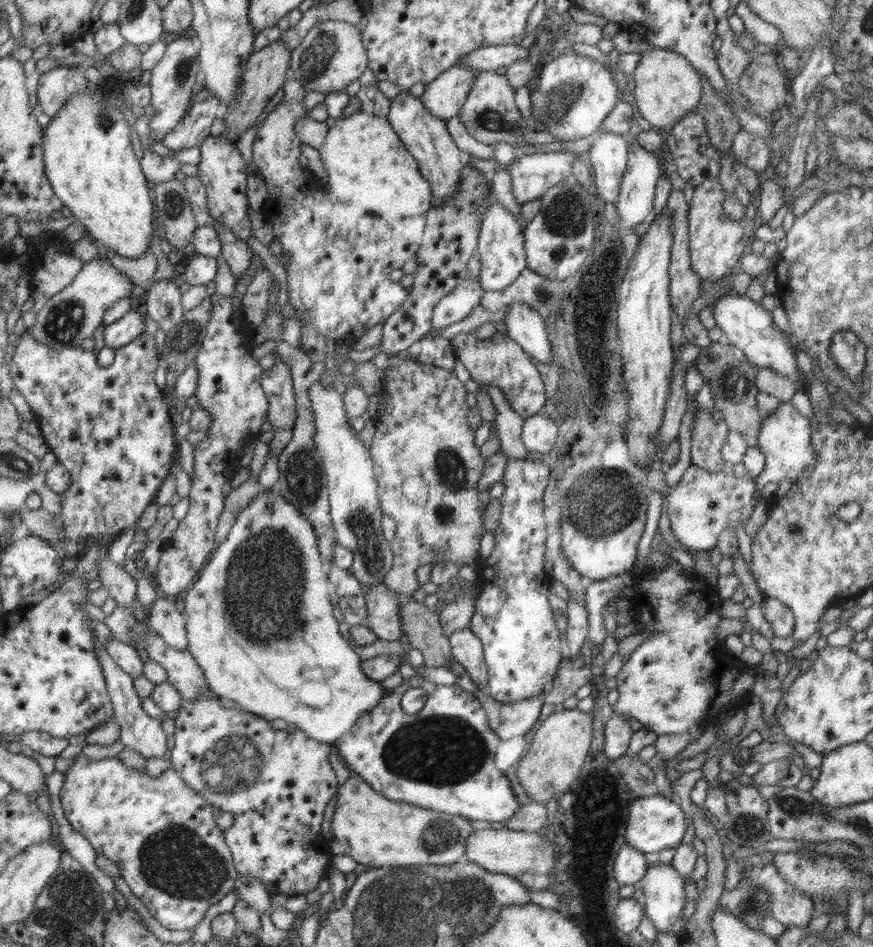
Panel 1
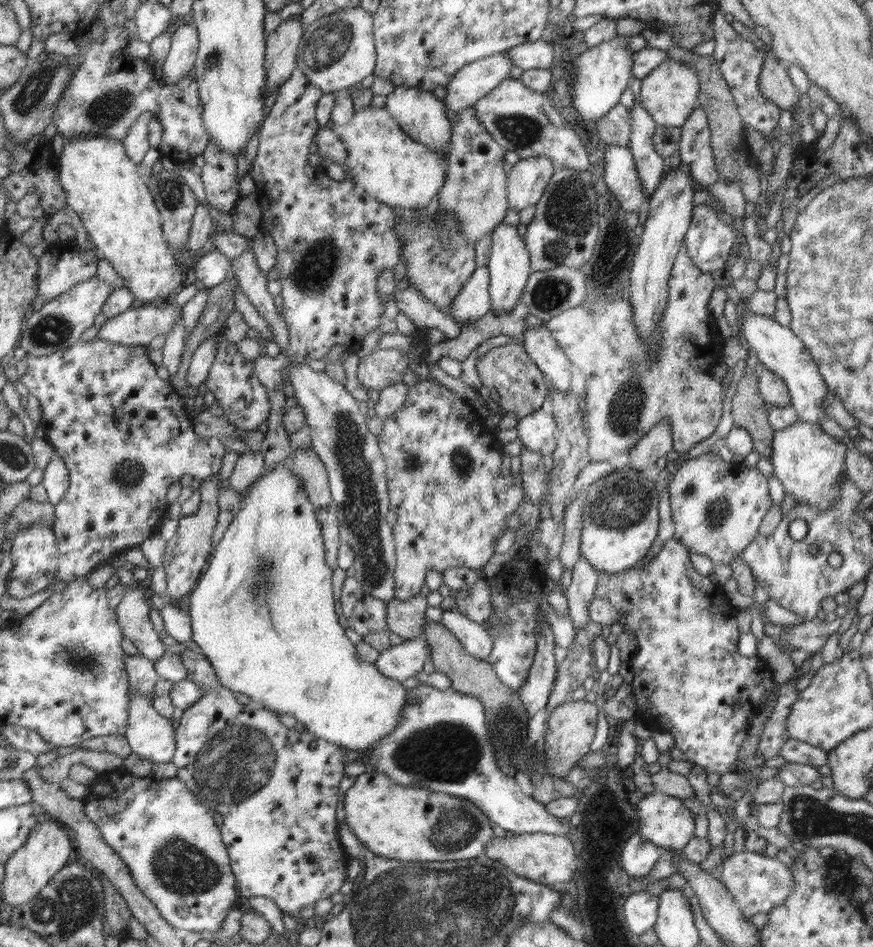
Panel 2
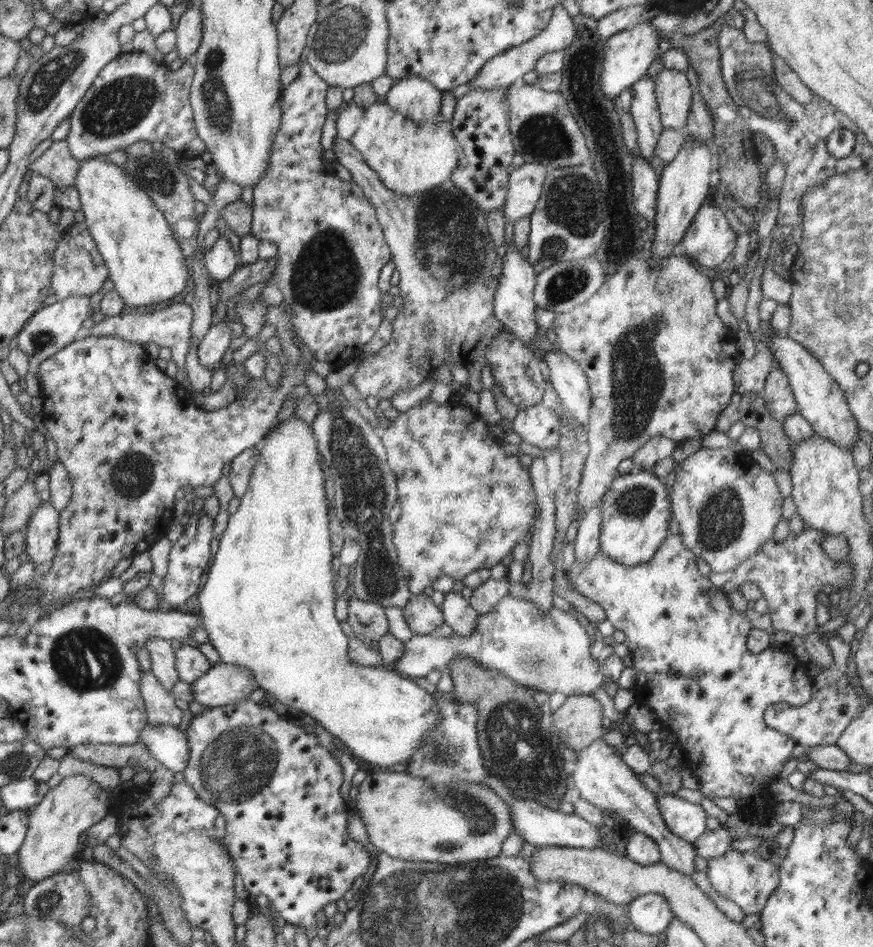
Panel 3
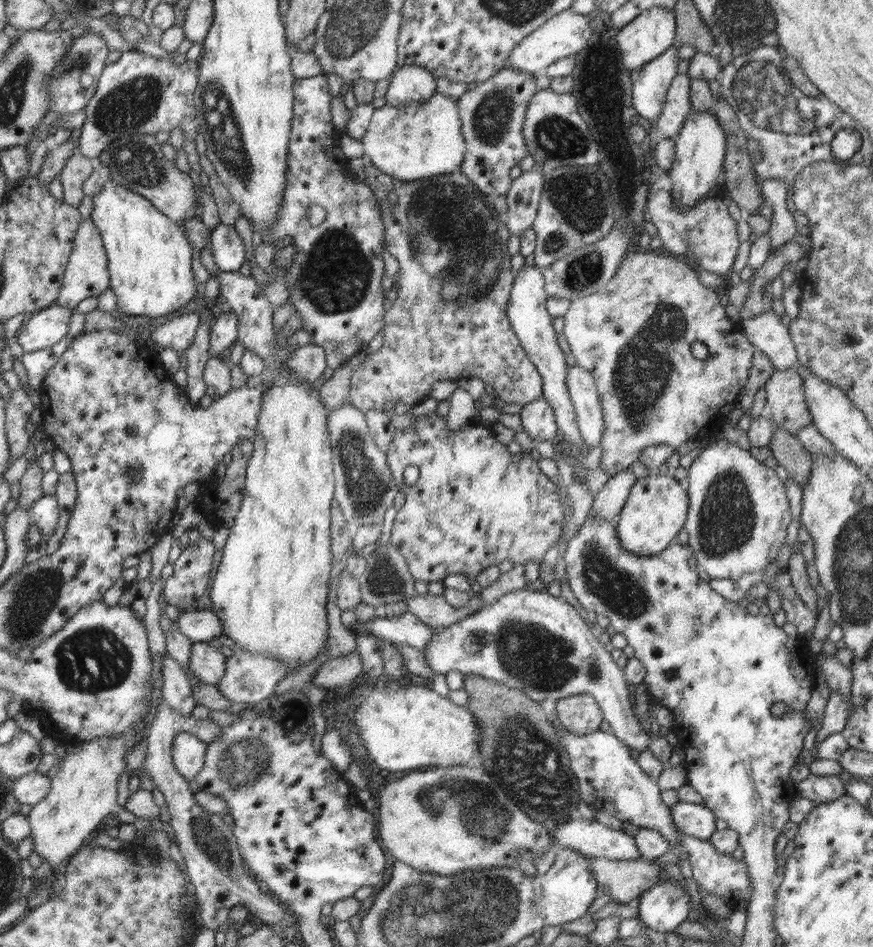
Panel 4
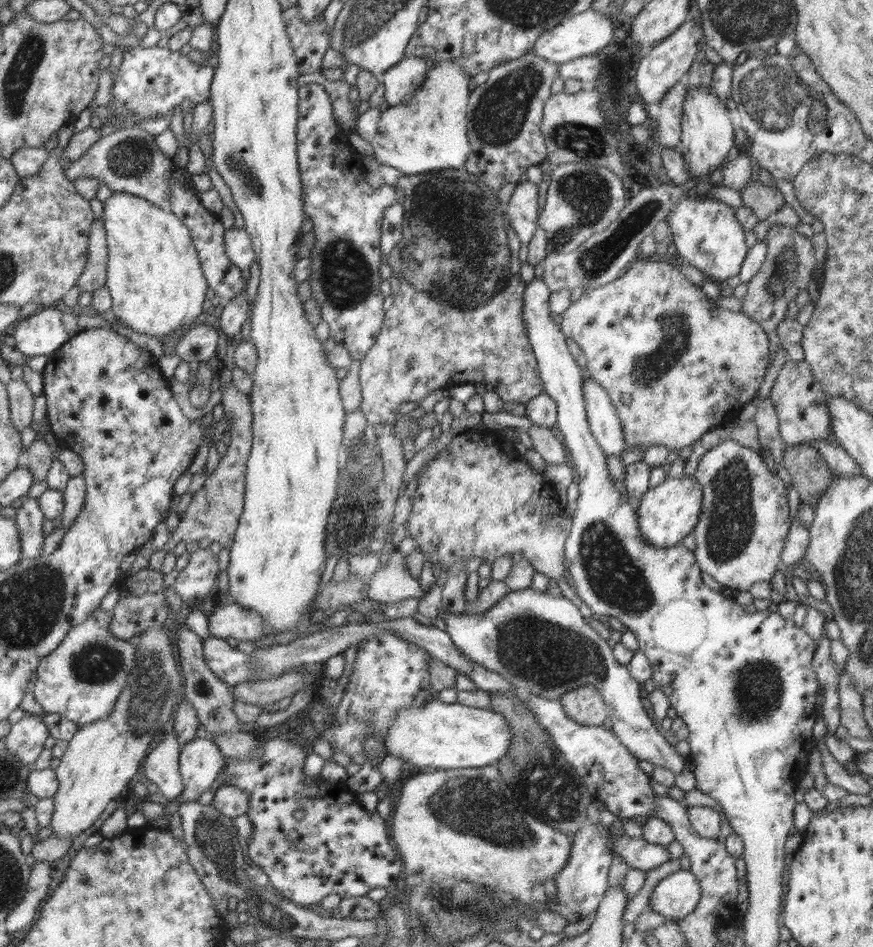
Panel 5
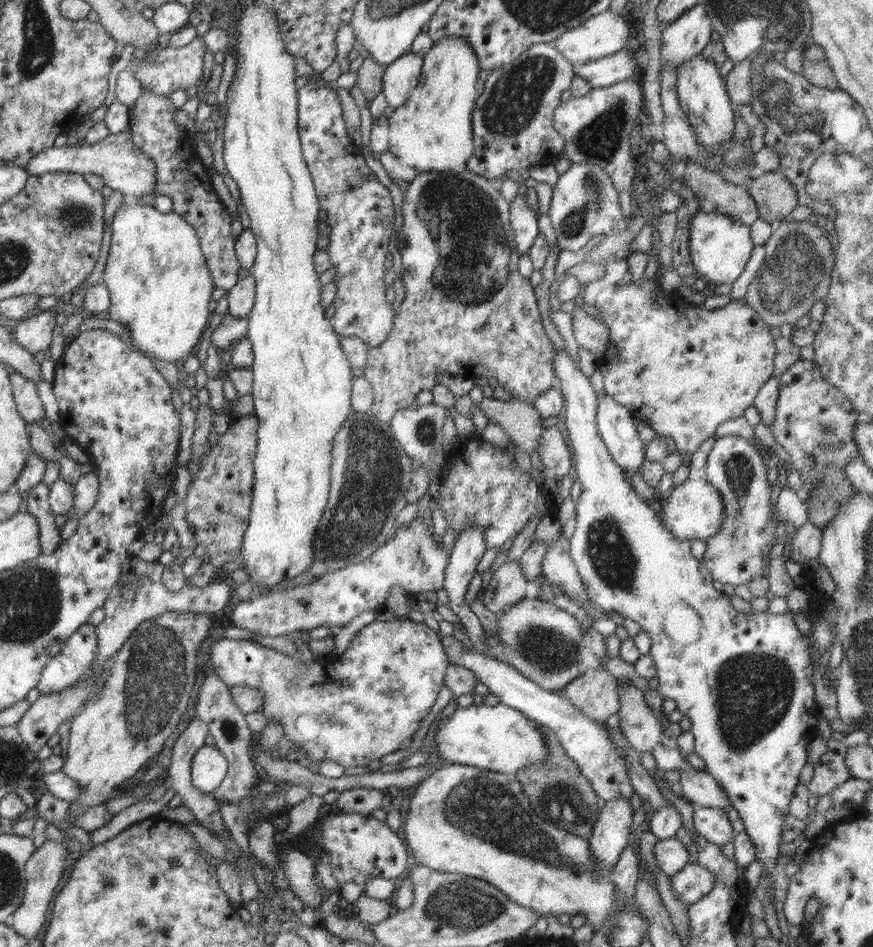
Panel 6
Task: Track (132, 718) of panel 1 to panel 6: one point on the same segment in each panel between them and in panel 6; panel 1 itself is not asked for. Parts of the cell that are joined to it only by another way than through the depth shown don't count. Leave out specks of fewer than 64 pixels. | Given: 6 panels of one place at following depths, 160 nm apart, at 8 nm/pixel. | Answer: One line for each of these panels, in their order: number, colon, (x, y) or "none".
2: (150, 735)
3: (167, 743)
4: (188, 751)
5: (200, 761)
6: (209, 766)

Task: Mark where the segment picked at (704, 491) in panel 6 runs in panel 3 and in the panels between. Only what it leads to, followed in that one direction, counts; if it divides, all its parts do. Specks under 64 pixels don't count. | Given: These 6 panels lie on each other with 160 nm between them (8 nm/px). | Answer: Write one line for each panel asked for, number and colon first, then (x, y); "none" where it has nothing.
3: (635, 510)
4: (656, 508)
5: (667, 512)

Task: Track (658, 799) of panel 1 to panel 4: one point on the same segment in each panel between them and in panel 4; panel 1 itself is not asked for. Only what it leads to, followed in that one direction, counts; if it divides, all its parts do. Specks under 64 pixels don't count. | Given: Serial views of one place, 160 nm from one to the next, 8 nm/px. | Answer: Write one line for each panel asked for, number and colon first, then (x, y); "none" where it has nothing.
2: (663, 820)
3: (686, 820)
4: (695, 820)

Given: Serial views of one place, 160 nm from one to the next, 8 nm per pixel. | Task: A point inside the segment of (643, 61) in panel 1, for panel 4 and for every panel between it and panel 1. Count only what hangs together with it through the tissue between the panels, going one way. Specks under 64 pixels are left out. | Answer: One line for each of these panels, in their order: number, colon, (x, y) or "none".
2: (669, 93)
3: (674, 94)
4: (677, 106)

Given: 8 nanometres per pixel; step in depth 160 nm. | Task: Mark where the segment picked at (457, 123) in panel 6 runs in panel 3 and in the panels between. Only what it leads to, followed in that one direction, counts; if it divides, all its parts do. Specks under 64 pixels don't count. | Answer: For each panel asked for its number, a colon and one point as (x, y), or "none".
3: (409, 157)
4: (416, 141)
5: (428, 132)

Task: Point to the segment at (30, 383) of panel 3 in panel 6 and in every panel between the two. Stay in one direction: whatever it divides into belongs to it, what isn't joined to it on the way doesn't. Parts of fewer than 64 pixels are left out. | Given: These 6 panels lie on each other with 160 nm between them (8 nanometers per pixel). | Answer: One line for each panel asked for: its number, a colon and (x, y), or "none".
4: (42, 329)
5: (42, 333)
6: (34, 334)

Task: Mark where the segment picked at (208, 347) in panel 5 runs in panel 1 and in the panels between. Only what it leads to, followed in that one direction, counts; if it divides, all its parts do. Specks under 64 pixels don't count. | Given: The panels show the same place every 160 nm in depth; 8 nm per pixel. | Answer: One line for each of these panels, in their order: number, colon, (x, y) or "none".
1: (123, 331)
2: (139, 326)
3: (171, 328)
4: (178, 332)

